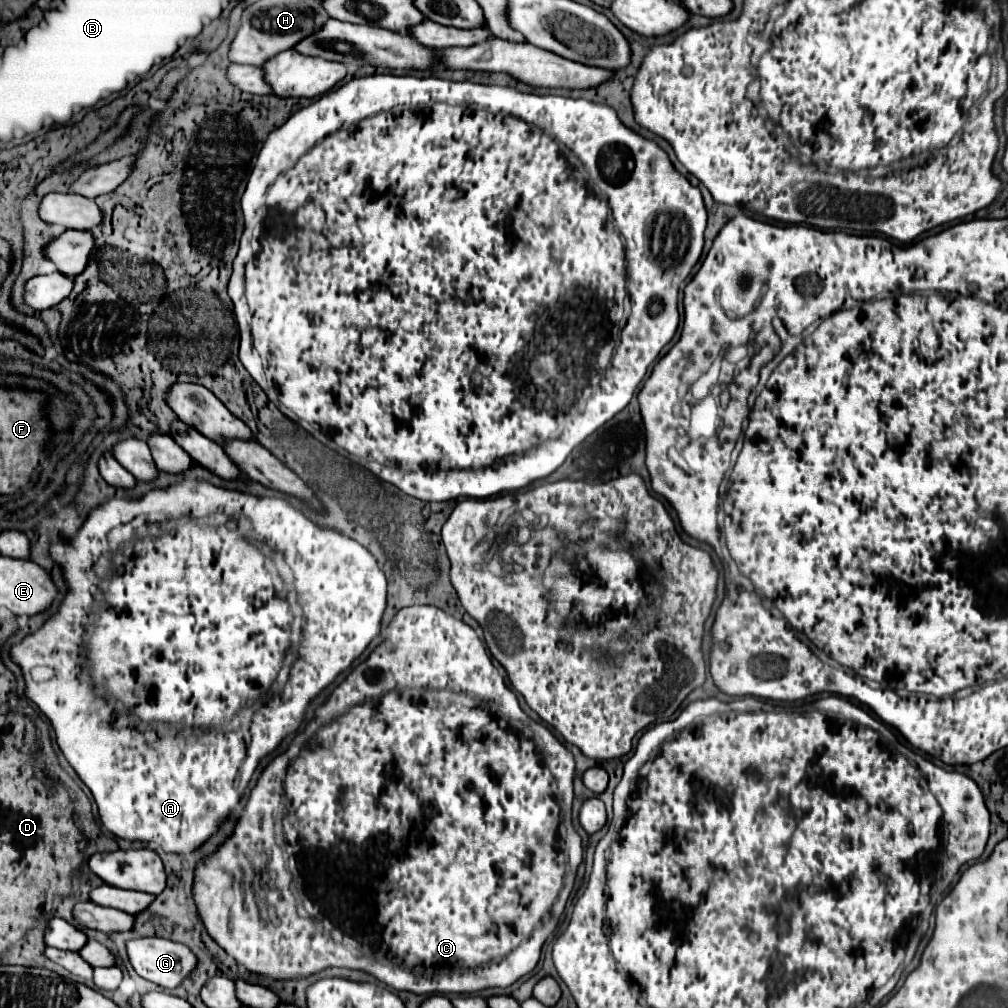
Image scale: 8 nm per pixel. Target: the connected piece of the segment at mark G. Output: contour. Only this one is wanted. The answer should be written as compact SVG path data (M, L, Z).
M134 938L126 942L126 952L132 968L146 980L162 986L176 988L182 978L194 968L194 954L176 942L164 938Z

